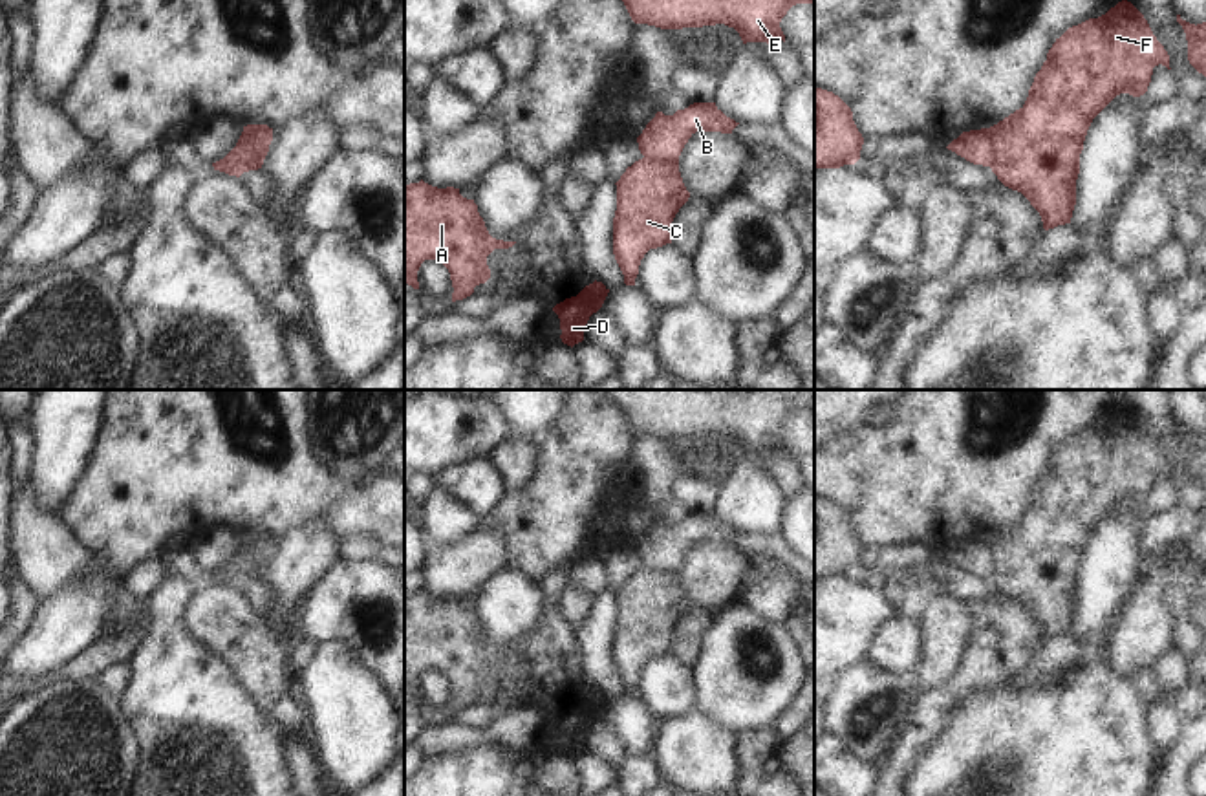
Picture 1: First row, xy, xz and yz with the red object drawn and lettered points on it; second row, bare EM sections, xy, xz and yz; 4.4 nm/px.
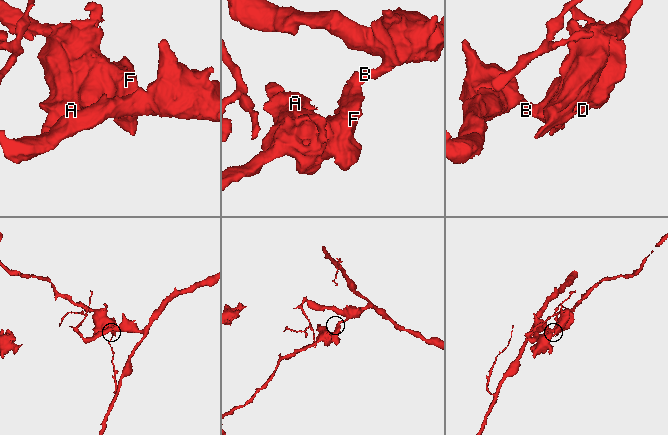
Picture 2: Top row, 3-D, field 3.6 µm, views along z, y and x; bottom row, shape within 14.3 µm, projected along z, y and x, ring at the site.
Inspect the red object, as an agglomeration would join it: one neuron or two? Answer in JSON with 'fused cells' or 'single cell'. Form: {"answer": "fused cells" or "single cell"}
{"answer": "fused cells"}

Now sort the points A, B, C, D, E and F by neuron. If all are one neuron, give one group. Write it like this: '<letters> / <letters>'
A C D F / B E

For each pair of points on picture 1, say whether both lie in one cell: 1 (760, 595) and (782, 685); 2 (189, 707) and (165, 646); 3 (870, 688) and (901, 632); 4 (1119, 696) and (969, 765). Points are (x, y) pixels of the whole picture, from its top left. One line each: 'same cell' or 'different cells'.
1: different cells
2: same cell
3: different cells
4: same cell

